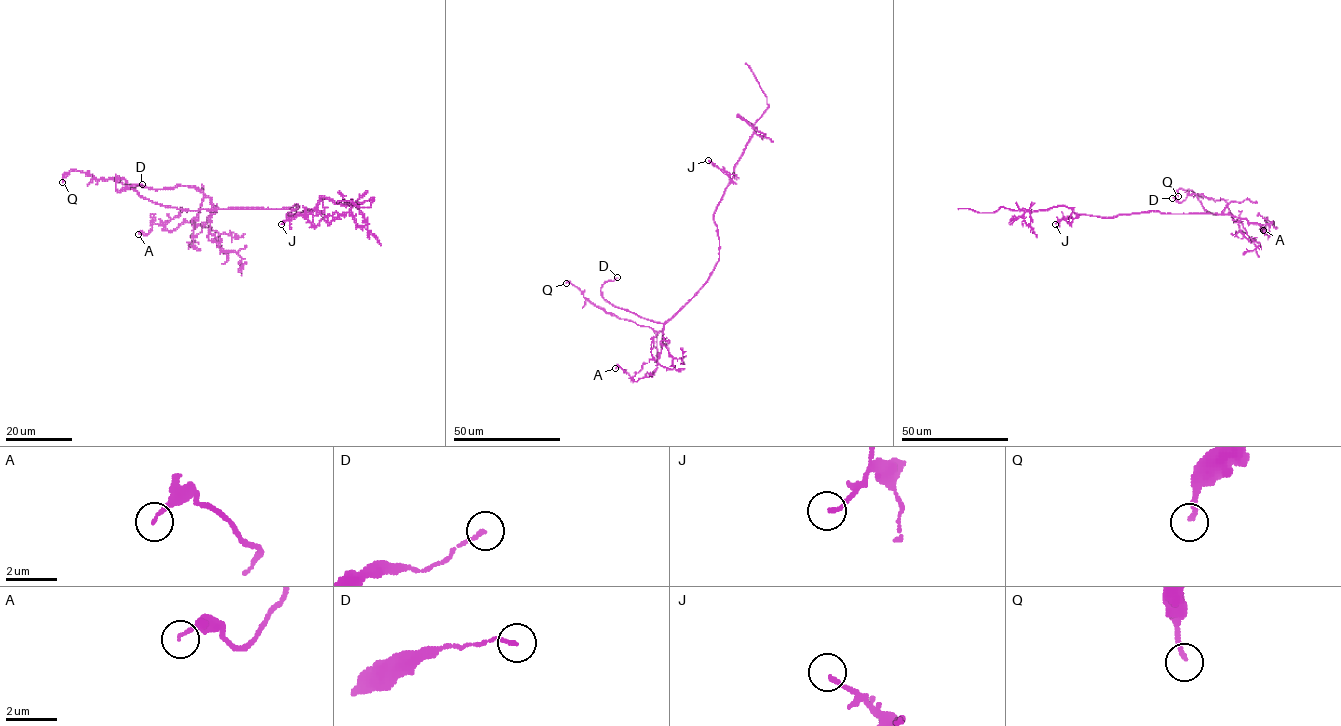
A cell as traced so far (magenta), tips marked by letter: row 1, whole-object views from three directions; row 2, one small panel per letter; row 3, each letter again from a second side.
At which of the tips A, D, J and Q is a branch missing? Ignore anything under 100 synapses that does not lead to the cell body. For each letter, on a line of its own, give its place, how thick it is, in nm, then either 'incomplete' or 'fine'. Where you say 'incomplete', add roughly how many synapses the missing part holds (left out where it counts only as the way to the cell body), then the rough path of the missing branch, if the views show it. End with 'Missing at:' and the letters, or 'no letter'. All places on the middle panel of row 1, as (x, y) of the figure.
A: (615, 368) | 130 nm | fine
D: (617, 277) | 130 nm | fine
J: (708, 160) | 160 nm | fine
Q: (566, 283) | 160 nm | fine
Missing at: no letter

